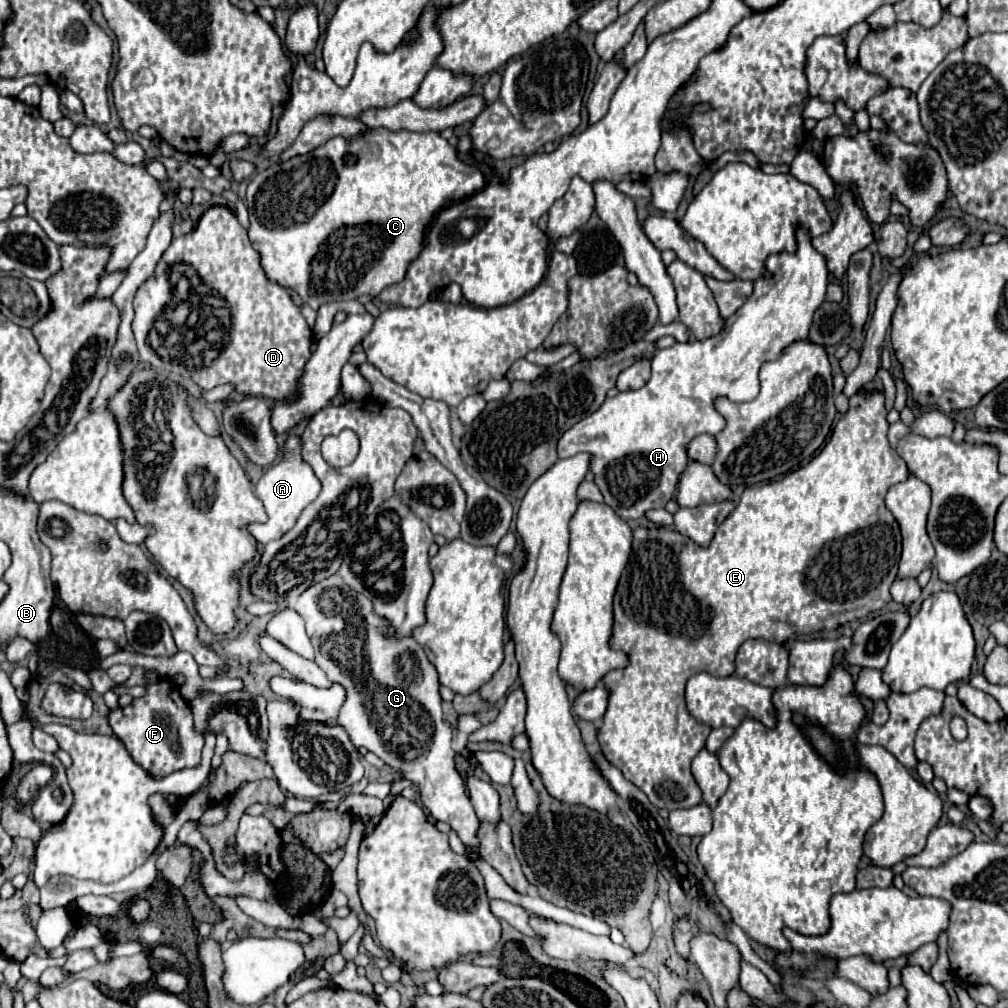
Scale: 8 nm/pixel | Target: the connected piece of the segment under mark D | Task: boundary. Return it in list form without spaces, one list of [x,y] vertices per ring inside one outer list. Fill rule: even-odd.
[[[211,207],[207,209],[199,225],[169,245],[169,249],[159,259],[155,273],[137,289],[135,295],[135,319],[133,319],[133,335],[137,341],[137,351],[143,363],[151,363],[153,367],[161,369],[167,363],[171,369],[169,373],[177,373],[181,377],[191,377],[201,389],[213,389],[223,383],[233,383],[235,389],[243,395],[261,395],[265,399],[281,399],[295,391],[295,381],[301,375],[313,343],[313,331],[307,325],[305,317],[301,315],[299,307],[289,301],[289,293],[275,283],[265,279],[265,273],[259,265],[259,255],[253,251],[245,229],[237,221],[235,213],[227,207]],[[175,263],[189,263],[201,277],[201,281],[217,291],[231,309],[231,331],[227,333],[227,343],[221,345],[217,357],[211,359],[213,363],[213,377],[211,367],[205,369],[199,361],[205,357],[195,357],[191,365],[183,365],[181,361],[169,359],[163,361],[157,357],[157,351],[149,345],[149,331],[155,319],[161,315],[161,309],[171,299],[171,283],[169,271]]]

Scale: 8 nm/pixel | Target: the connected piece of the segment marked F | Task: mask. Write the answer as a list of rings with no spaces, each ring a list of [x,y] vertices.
[[[159,677],[157,681],[143,687],[143,697],[133,699],[127,707],[111,709],[109,713],[109,725],[113,727],[115,735],[125,743],[135,763],[141,765],[155,779],[161,779],[183,767],[199,765],[203,735],[195,729],[189,703],[183,701],[181,693],[169,679]]]

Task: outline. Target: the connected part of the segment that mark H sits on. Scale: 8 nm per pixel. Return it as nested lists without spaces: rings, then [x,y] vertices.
[[[805,229],[797,231],[797,253],[781,253],[769,257],[765,267],[771,271],[769,279],[755,281],[753,295],[737,309],[729,319],[725,319],[719,335],[703,339],[703,341],[687,341],[675,343],[669,349],[659,349],[651,359],[651,379],[647,385],[635,391],[623,391],[613,399],[605,399],[605,403],[589,417],[581,419],[573,427],[569,427],[561,439],[557,441],[557,455],[563,459],[567,455],[589,453],[589,469],[593,473],[593,481],[599,487],[605,503],[621,517],[621,519],[639,519],[649,509],[661,509],[673,497],[679,475],[685,471],[689,463],[687,443],[701,433],[717,435],[725,427],[725,419],[715,409],[717,397],[727,397],[729,401],[751,401],[759,393],[759,367],[765,361],[777,359],[781,349],[785,349],[795,339],[805,339],[809,335],[809,327],[813,323],[813,313],[825,299],[825,287],[829,279],[829,271],[821,253],[817,253],[811,245],[811,237]]]

